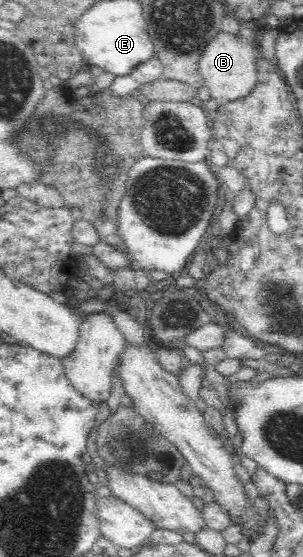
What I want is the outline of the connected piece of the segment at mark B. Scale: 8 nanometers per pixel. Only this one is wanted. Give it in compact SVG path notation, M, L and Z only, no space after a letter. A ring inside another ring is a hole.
M220 32L207 45L198 61L199 75L204 79L204 86L208 88L210 97L218 99L220 103L241 100L254 91L257 84L258 49L253 37L248 33L232 35Z

